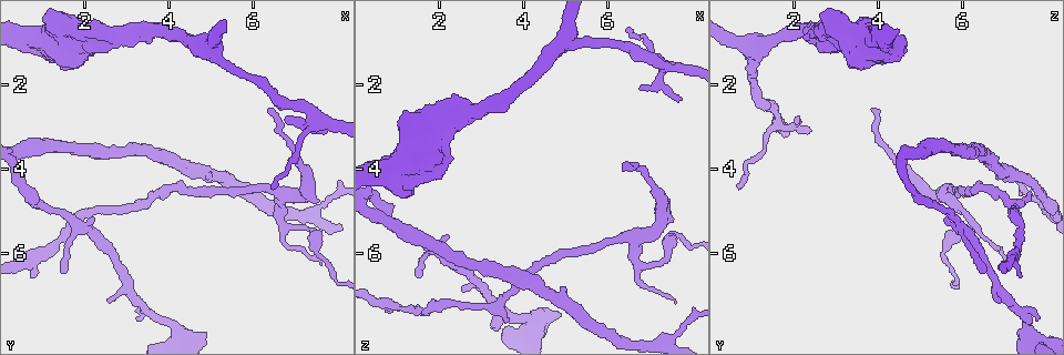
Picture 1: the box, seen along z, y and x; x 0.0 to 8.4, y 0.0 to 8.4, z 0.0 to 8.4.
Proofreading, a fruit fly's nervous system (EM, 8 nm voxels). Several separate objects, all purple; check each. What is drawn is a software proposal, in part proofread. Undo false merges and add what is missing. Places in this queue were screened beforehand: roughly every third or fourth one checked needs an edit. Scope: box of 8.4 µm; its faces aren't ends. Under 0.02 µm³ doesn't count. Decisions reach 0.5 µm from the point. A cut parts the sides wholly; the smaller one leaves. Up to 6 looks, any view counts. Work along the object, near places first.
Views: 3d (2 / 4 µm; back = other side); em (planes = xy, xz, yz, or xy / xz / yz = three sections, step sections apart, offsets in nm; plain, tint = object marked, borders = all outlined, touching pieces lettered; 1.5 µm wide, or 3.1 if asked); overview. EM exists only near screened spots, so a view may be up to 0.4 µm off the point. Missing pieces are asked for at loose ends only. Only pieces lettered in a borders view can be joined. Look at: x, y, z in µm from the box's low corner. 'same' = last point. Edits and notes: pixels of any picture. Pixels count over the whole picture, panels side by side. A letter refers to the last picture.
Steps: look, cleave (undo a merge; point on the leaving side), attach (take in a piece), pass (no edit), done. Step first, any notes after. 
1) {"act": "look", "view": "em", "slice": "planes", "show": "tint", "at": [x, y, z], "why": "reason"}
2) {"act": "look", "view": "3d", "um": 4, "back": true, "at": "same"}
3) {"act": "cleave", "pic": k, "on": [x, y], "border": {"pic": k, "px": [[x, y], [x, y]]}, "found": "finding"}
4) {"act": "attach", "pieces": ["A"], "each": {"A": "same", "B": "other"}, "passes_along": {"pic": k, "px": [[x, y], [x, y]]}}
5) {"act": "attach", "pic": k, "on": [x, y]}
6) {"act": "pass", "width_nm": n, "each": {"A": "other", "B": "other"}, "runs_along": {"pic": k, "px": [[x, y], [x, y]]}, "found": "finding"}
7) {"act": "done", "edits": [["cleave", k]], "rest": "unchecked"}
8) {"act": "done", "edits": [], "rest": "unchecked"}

{"act": "look", "view": "em", "slice": "planes", "show": "borders", "at": [7.40, 2.80, 1.65]}

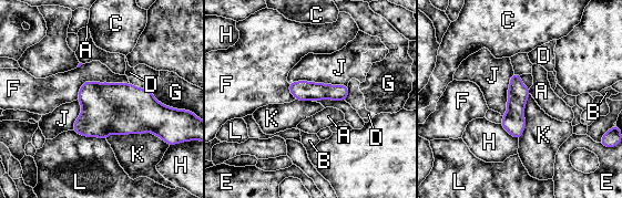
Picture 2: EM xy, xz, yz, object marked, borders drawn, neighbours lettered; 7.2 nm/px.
{"act": "pass", "width_nm": 150, "each": {"A": "other", "B": "other", "C": "other", "D": "other", "E": "other", "F": "other", "G": "other", "H": "other", "J": "other", "K": "other", "L": "other"}, "border": {"pic": 2, "px": [[106, 137], [151, 132], [161, 139]]}, "found": "all the same neuron"}

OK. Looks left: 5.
{"act": "look", "view": "em", "slice": "xy", "step": 4, "show": "tint", "at": [2.20, 5.20, 5.60], "why": "free end"}

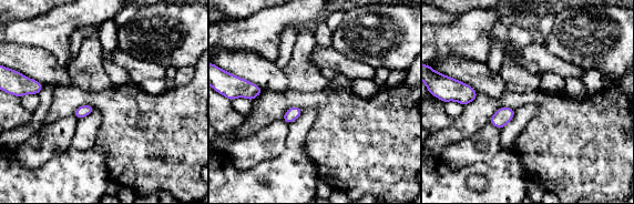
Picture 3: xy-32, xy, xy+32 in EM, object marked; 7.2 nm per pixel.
{"act": "look", "view": "em", "slice": "planes", "show": "borders", "at": "same"}

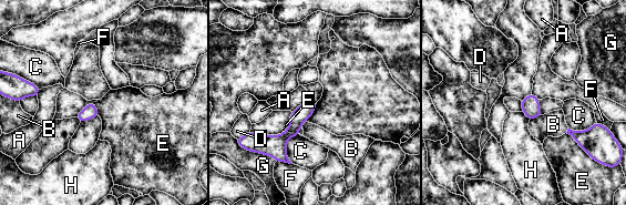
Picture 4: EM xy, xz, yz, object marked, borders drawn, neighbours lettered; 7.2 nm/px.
{"act": "pass", "each": {"A": "other", "B": "other", "C": "other", "D": "other", "E": "other", "F": "other", "G": "other", "H": "other"}, "runs_along": {"pic": 4, "px": [[312, 104], [276, 145], [265, 145]]}, "found": "no lettered piece goes on from it"}

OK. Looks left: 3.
{"act": "look", "view": "3d", "um": 4, "at": [1.25, 0.80, 4.55], "why": "branch stops here"}

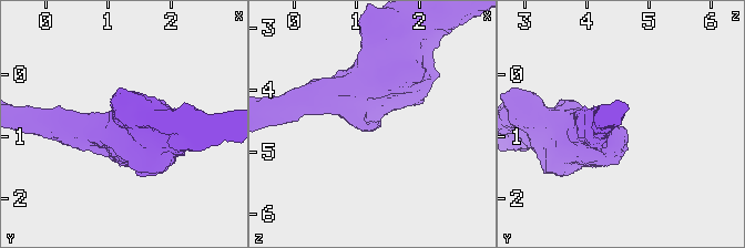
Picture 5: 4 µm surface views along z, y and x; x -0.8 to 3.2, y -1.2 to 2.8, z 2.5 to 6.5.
{"act": "look", "view": "em", "slice": "planes", "show": "tint", "at": [1.25, 0.80, 4.55]}

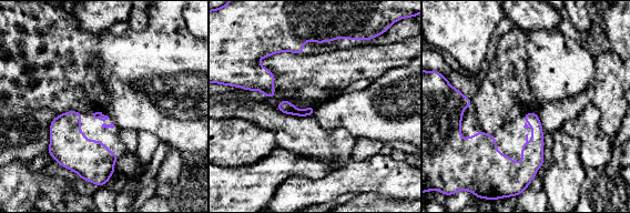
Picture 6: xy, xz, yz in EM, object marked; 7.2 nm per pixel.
{"act": "look", "view": "em", "slice": "planes", "show": "borders", "at": "same"}

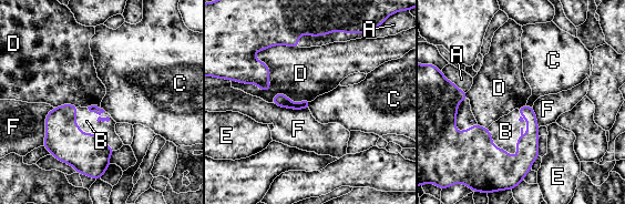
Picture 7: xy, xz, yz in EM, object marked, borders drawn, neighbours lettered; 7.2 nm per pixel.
{"act": "attach", "pieces": ["B"], "each": {"A": "other", "B": "same", "C": "other", "D": "other", "E": "other", "F": "other"}, "passes_along": {"pic": 7, "px": [[487, 169], [516, 152], [505, 131]]}, "found": "the neuron continues"}

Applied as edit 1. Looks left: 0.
{"act": "done", "edits": [["attach", 7]], "rest": "unchecked"}

